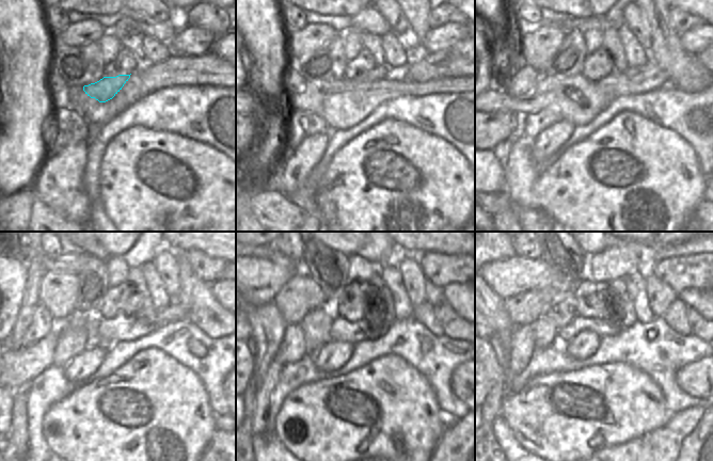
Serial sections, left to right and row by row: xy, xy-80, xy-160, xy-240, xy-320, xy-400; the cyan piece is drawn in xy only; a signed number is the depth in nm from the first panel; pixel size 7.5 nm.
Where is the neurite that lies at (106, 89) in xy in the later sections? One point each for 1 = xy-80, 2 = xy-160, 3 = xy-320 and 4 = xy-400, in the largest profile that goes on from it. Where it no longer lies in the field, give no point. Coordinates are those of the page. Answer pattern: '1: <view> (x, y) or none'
1: xy-80 (378, 73)
2: xy-160 (630, 73)
3: xy-320 (425, 314)
4: xy-400 (676, 316)

